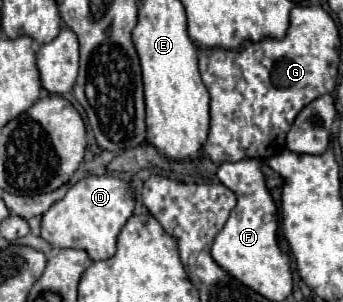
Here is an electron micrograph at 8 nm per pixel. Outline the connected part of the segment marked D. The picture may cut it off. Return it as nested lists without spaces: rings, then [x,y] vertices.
[[[90,176],[84,180],[78,180],[62,200],[50,206],[50,210],[42,216],[42,238],[52,246],[52,248],[78,248],[88,254],[90,260],[108,260],[116,252],[116,236],[120,228],[126,224],[126,220],[134,212],[134,194],[130,186],[114,176]]]

